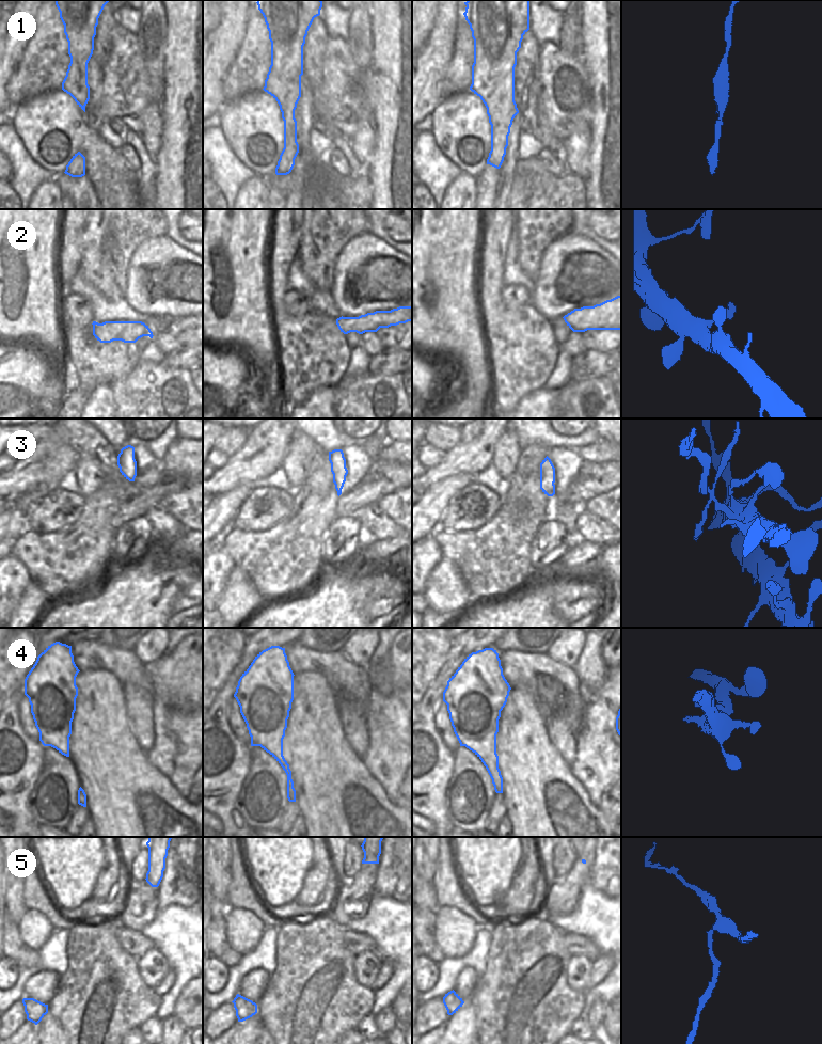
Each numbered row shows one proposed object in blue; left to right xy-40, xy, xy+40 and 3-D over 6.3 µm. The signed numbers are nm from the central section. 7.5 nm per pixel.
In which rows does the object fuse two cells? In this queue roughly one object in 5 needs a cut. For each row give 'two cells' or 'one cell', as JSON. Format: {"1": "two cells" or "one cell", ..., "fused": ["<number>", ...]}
{"1": "one cell", "2": "one cell", "3": "two cells", "4": "one cell", "5": "one cell", "fused": ["3"]}

